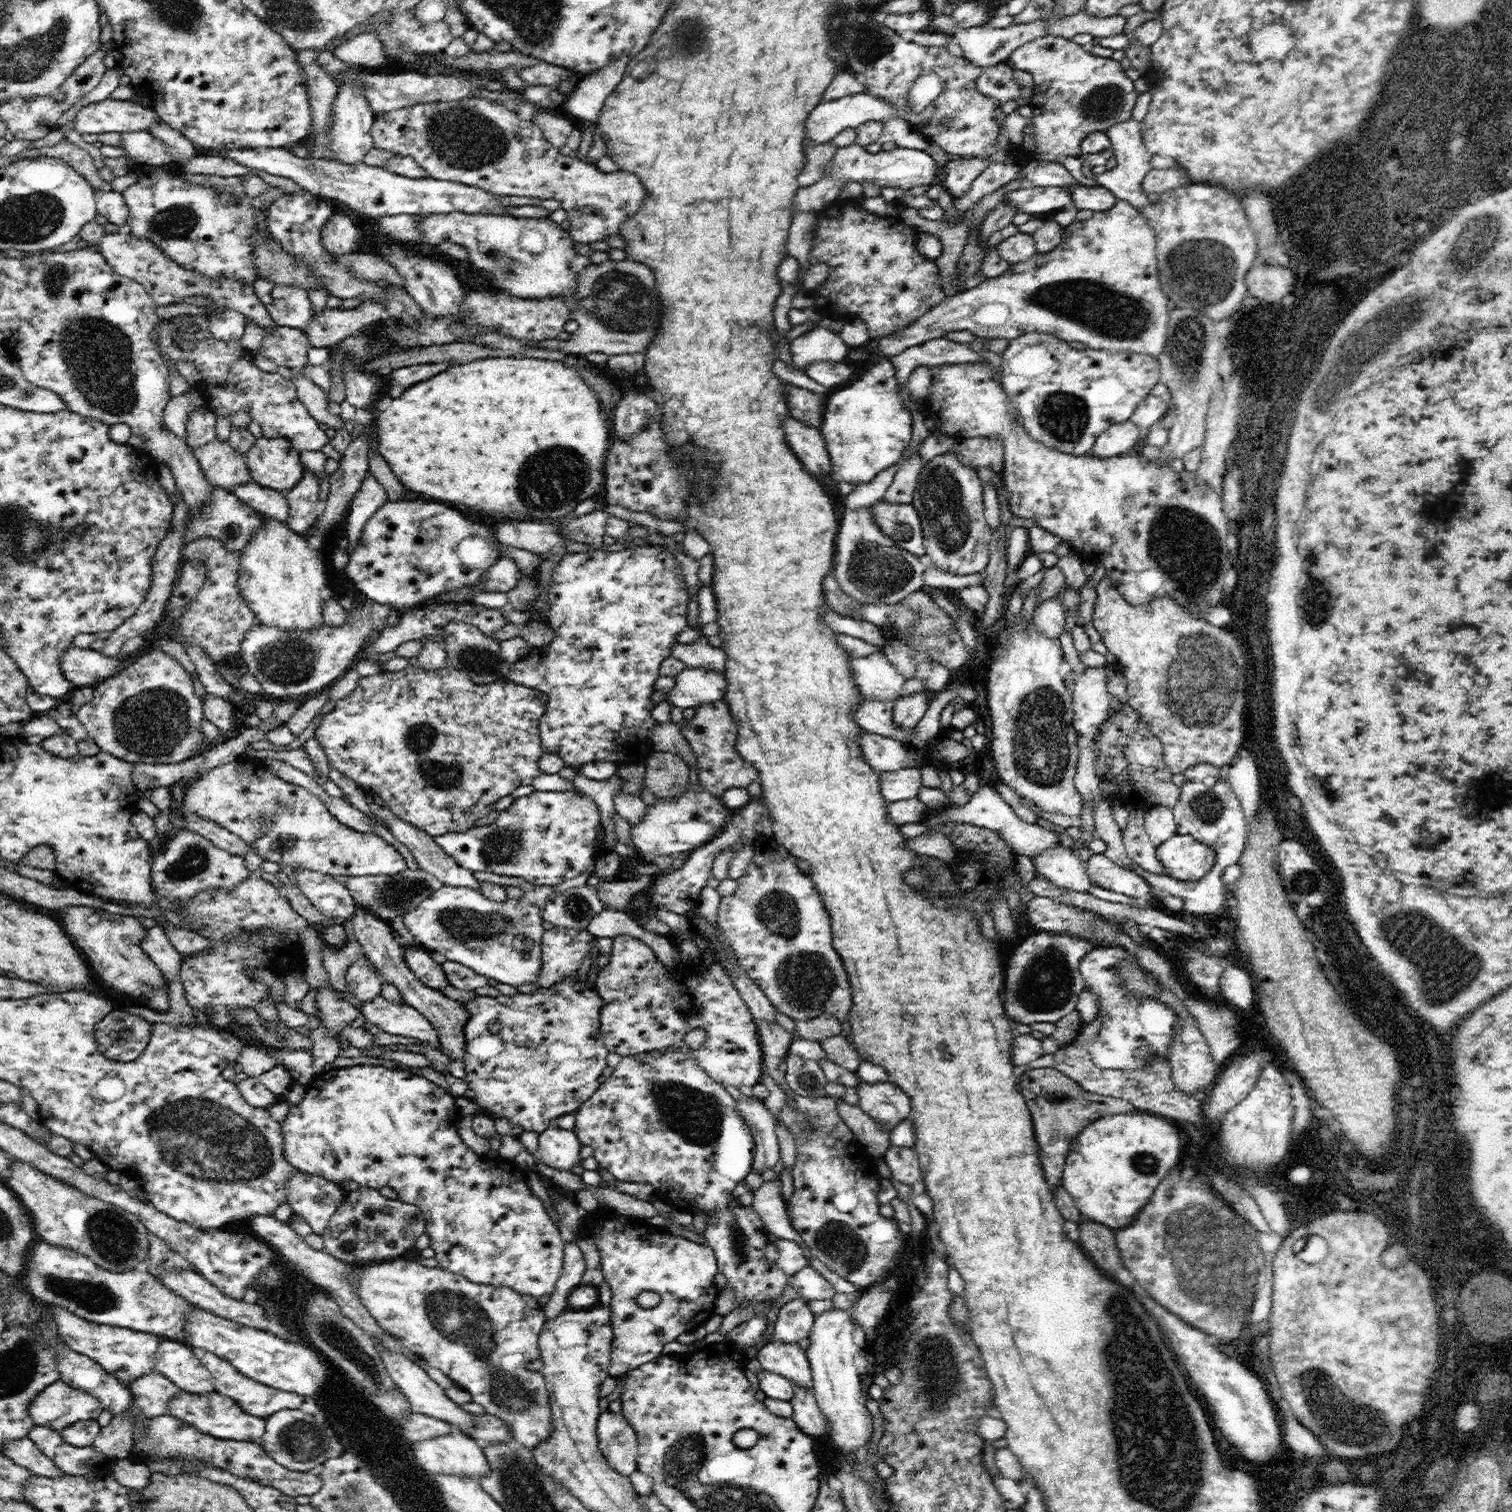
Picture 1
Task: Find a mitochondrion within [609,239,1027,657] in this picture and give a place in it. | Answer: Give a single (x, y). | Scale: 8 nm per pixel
(944, 505)

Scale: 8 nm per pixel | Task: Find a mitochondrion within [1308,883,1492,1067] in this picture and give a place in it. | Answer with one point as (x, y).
(1452, 968)

